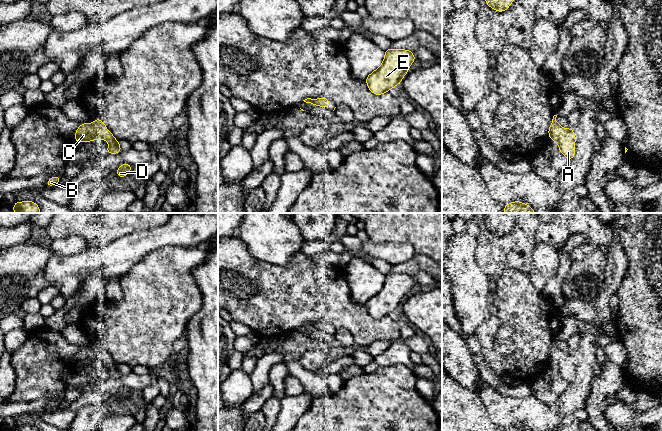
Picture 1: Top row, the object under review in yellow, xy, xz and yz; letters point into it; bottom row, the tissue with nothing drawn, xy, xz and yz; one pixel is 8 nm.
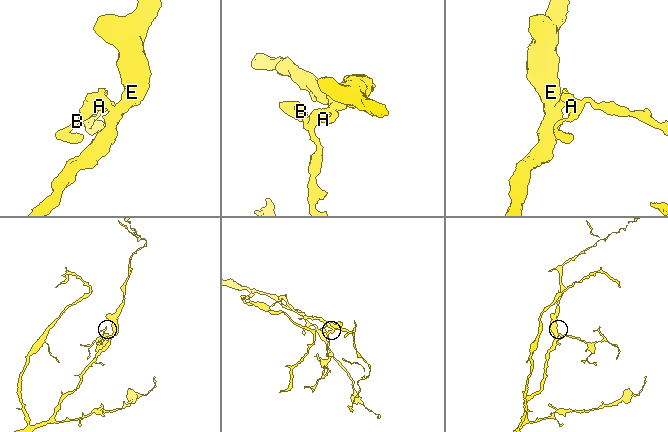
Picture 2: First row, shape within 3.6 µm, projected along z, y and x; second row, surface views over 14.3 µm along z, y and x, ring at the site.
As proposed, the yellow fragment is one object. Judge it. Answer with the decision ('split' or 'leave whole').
split

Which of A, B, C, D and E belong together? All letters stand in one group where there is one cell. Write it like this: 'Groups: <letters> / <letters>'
Groups: A B C / D E

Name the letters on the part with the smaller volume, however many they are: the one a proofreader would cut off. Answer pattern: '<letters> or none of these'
A, B, C

